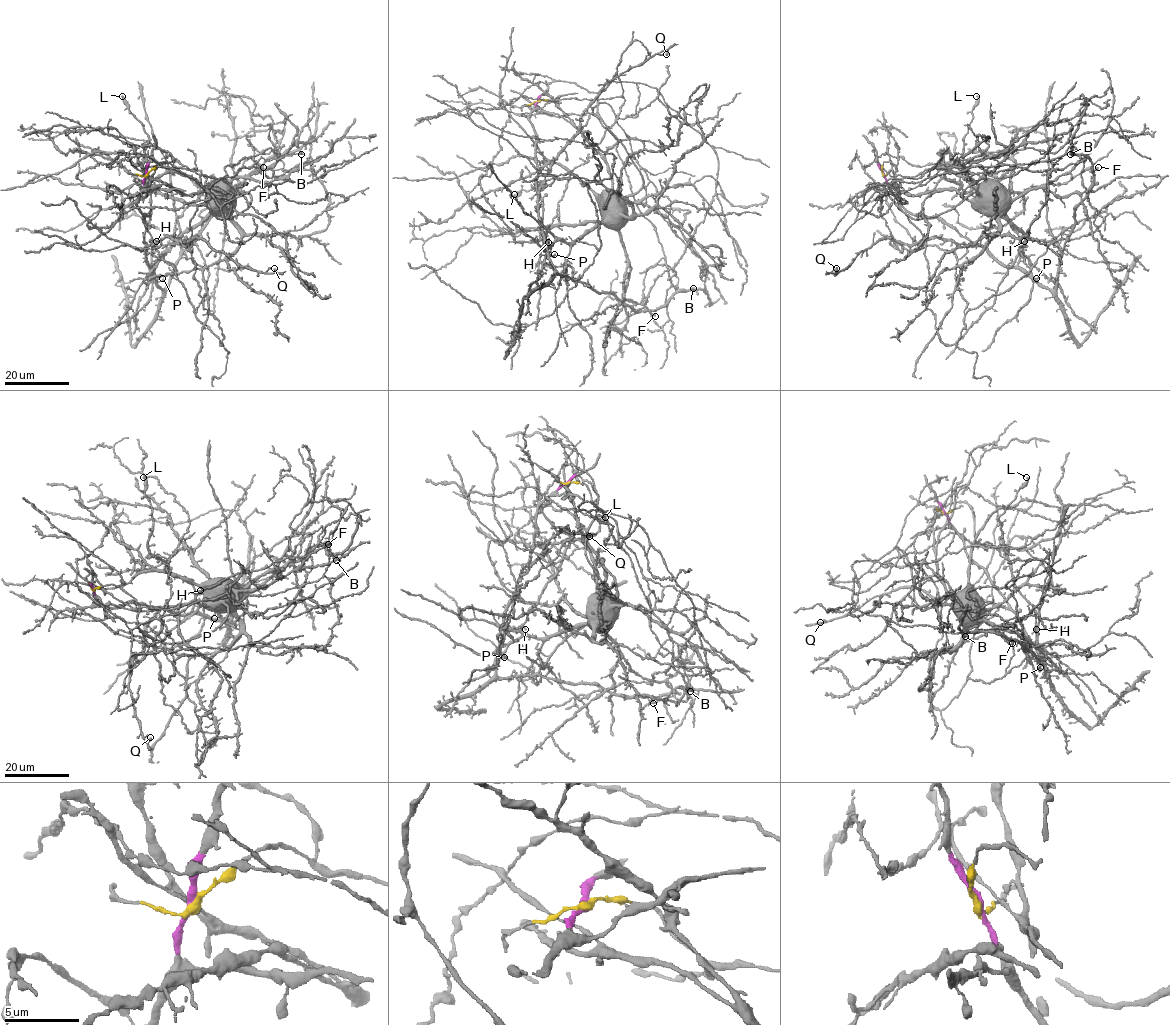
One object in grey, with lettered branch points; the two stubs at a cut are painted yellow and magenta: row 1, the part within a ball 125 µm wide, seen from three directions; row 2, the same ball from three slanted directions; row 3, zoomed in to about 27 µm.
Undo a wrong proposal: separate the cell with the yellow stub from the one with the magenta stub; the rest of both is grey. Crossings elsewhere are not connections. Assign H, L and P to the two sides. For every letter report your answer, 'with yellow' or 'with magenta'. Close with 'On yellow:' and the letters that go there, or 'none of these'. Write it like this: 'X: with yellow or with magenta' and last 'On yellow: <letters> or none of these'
H: with magenta
L: with magenta
P: with magenta
On yellow: none of these

